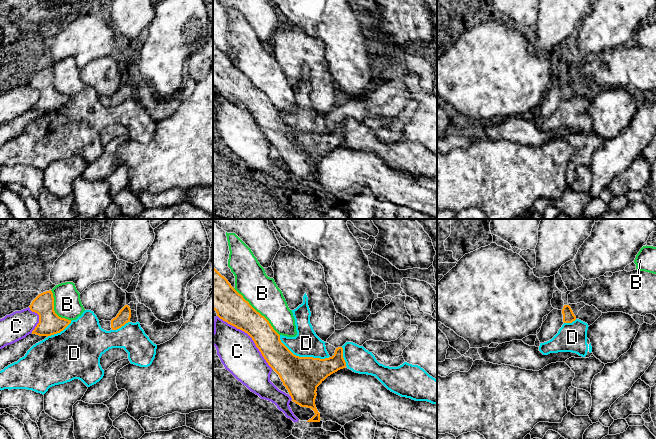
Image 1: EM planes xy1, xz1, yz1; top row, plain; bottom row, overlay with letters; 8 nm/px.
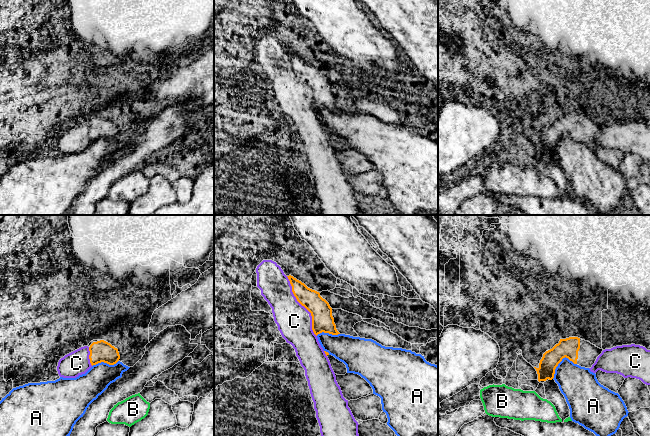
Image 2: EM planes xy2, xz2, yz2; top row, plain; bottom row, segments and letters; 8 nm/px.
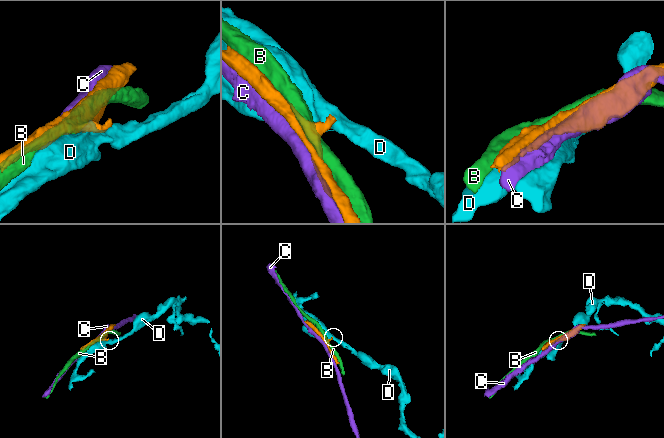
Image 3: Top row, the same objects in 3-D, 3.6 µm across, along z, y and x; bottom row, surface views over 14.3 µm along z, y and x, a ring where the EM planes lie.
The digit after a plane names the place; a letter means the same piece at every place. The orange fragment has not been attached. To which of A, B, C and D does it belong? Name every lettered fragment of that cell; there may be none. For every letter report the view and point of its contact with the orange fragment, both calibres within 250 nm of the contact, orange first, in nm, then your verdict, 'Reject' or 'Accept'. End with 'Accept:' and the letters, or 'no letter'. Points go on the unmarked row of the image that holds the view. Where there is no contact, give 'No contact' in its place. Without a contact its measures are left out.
A: Touches orange at yz2 (560, 137). Thickness 160 nm (orange) against 300 nm. Reject
B: Touches orange at xz1 (258, 88). Thickness 260 nm (orange) against 260 nm. Reject
C: Touches orange at xz1 (249, 111). Thickness 240 nm (orange) against 300 nm. Reject
D: Touches orange at xz1 (302, 133). Thickness 320 nm (orange) against 220 nm. Reject
Accept: no letter

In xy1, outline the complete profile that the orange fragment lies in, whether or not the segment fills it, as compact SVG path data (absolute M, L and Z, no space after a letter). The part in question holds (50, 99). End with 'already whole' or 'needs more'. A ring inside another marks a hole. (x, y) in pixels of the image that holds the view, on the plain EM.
M51 66L39 70L29 84L39 91L39 99L32 110L48 113L60 109L71 99L71 96L61 94L55 89L54 73Z | already whole

